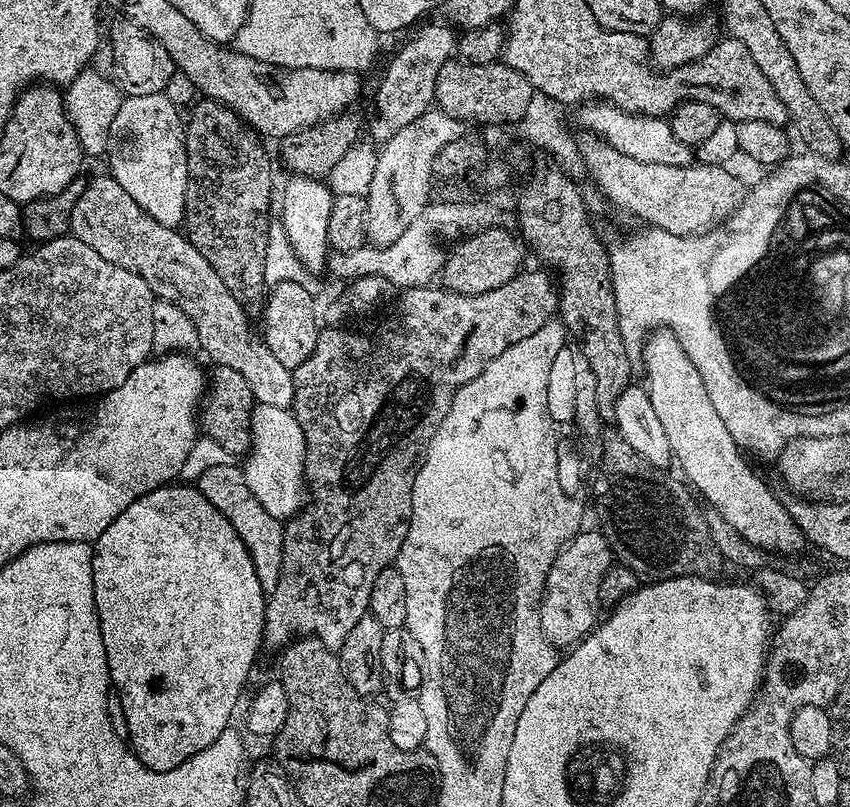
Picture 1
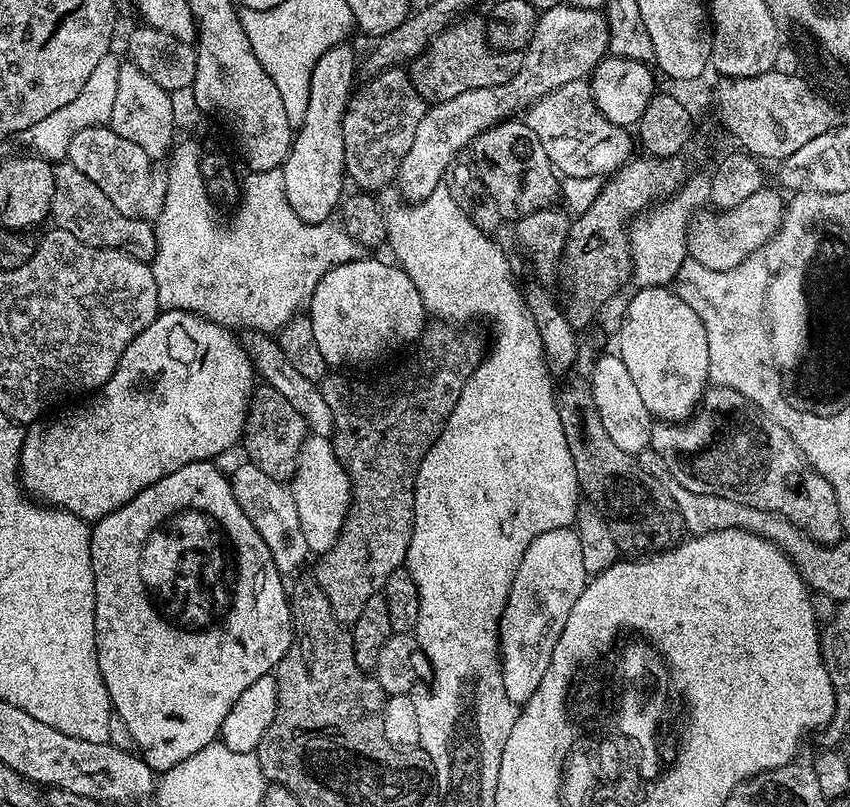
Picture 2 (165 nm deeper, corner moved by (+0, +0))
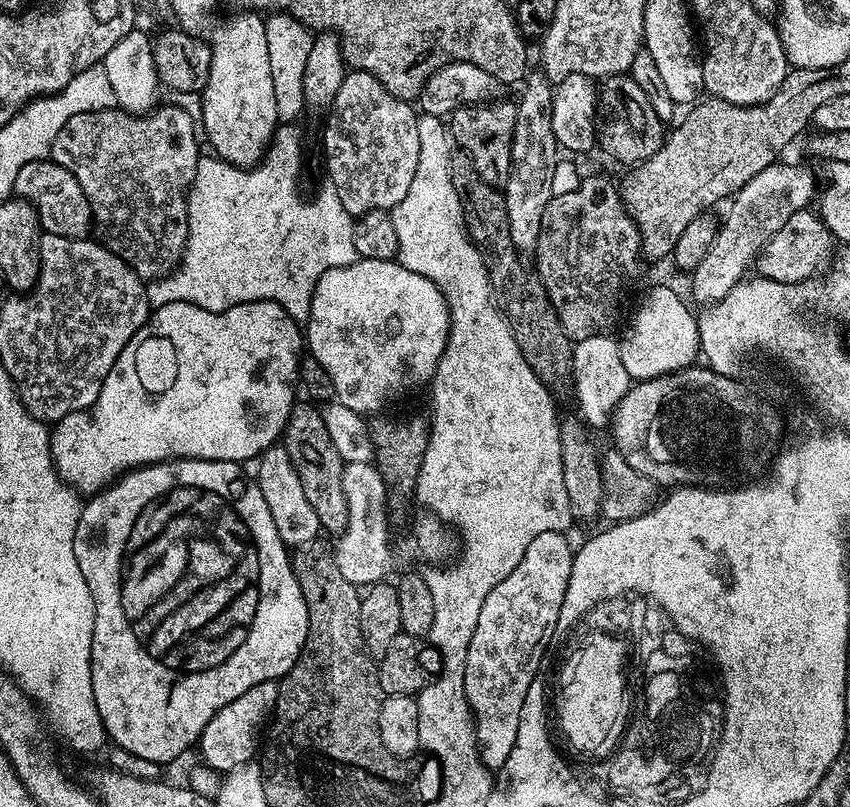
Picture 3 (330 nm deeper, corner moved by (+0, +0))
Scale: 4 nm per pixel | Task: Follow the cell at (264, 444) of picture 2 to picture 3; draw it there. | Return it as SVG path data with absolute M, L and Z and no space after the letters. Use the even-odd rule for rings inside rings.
M297 402L292 405L288 425L284 428L282 446L296 466L298 478L302 482L302 491L306 493L310 506L314 506L314 514L318 514L321 529L325 533L329 532L329 537L338 538L348 525L346 494L342 490L345 463L334 447L330 430L326 430L326 422L322 422L320 408L315 403L307 403Z

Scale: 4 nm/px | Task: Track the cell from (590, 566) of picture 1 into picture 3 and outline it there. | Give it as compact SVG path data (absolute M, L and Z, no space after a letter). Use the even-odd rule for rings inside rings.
M547 532L538 534L538 538L526 546L522 562L518 562L513 572L498 582L490 594L486 594L486 602L482 602L482 611L478 614L478 626L474 626L474 638L470 638L470 650L466 650L464 689L468 709L472 711L472 723L476 725L476 748L480 751L480 761L490 770L499 770L506 758L510 758L510 750L514 750L526 690L530 690L530 682L534 682L540 665L544 663L544 653L552 643L552 632L566 598L566 586L570 586L574 548L568 545L566 538L560 532Z

